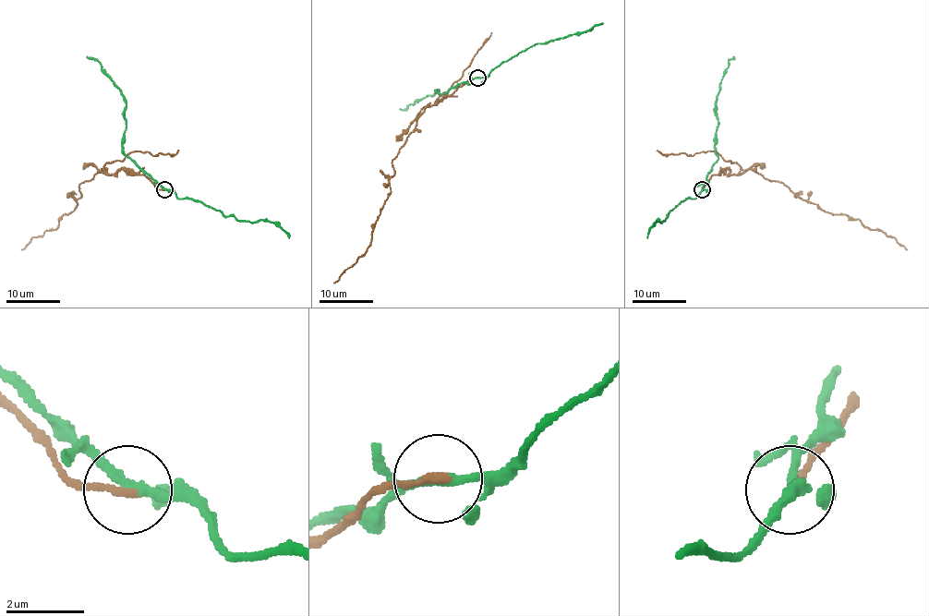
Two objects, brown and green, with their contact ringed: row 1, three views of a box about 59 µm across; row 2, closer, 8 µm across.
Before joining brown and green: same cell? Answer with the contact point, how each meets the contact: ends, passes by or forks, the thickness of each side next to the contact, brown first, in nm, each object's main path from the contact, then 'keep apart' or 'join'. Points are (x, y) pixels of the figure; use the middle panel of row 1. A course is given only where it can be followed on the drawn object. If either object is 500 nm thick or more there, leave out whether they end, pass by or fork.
place (477, 78); brown ends; green passes by; calibres 220 and 220 nm; course brown (476, 78), (417, 118), (392, 162), (391, 194), (372, 230), (370, 245), (334, 283); course green (476, 78), (458, 83), (443, 94), (435, 90), (440, 94), (440, 91), (405, 109), (399, 109); keep apart

